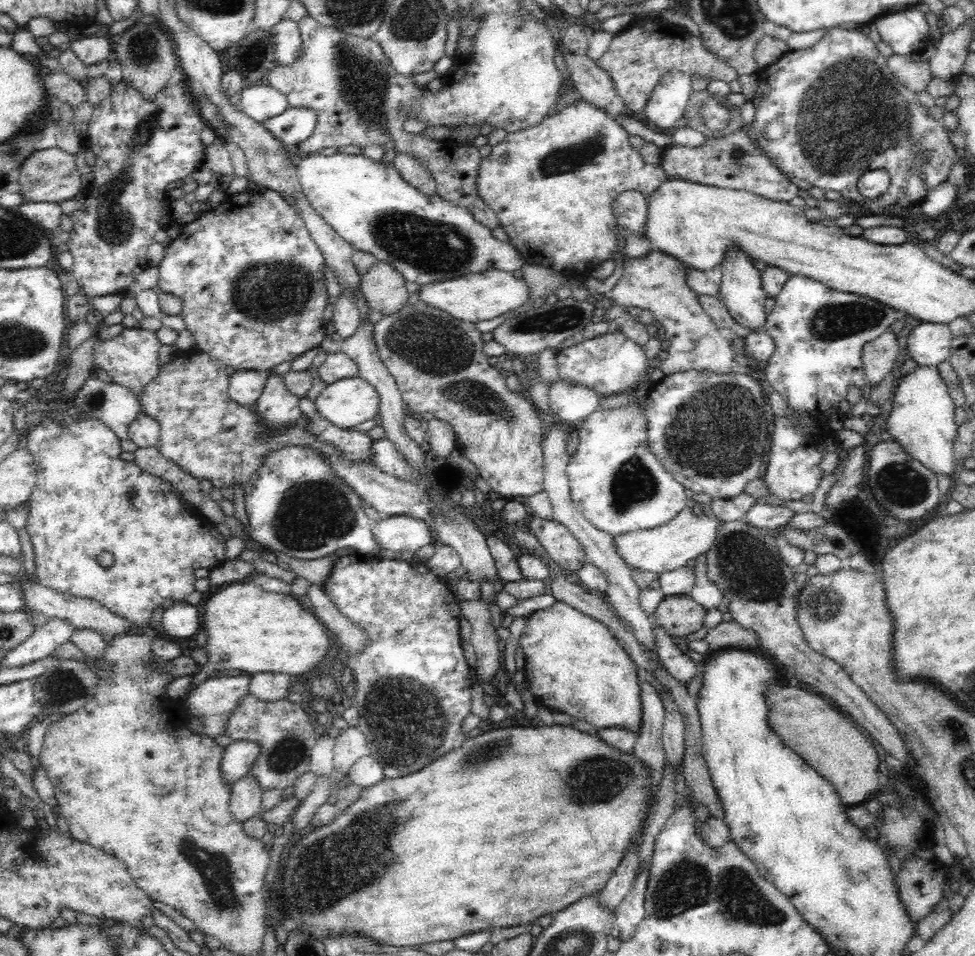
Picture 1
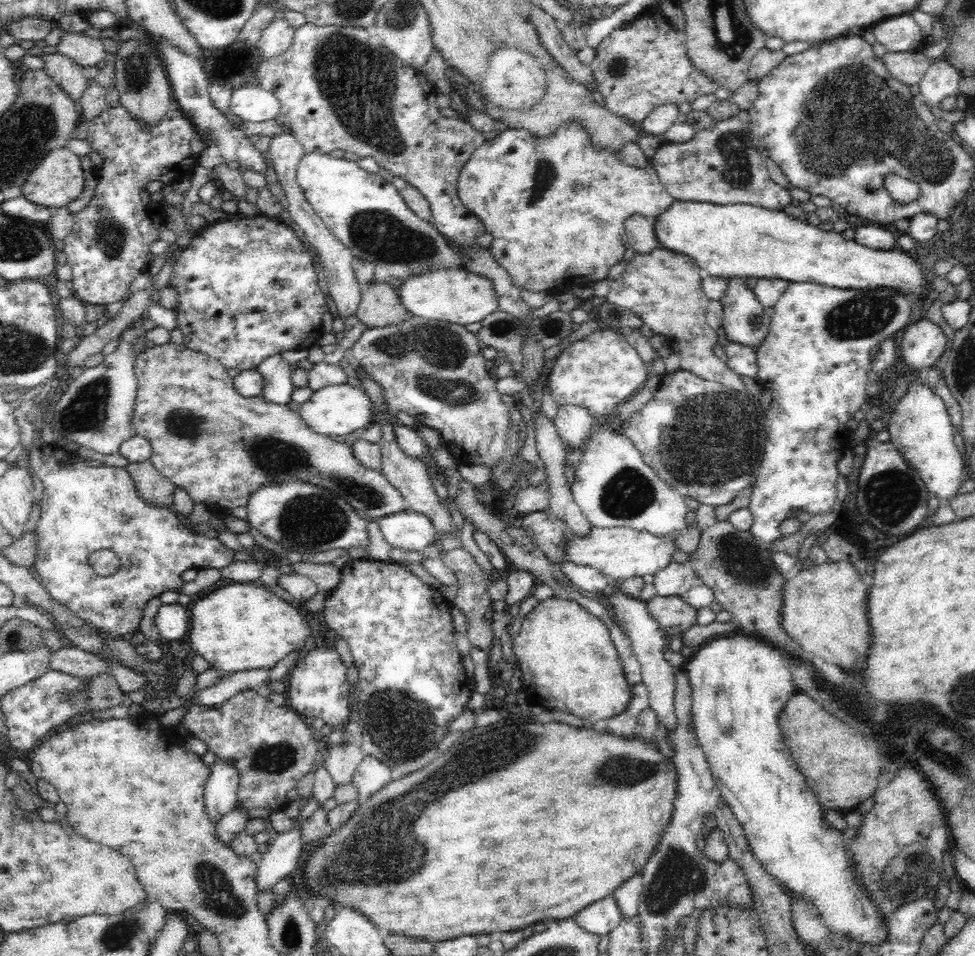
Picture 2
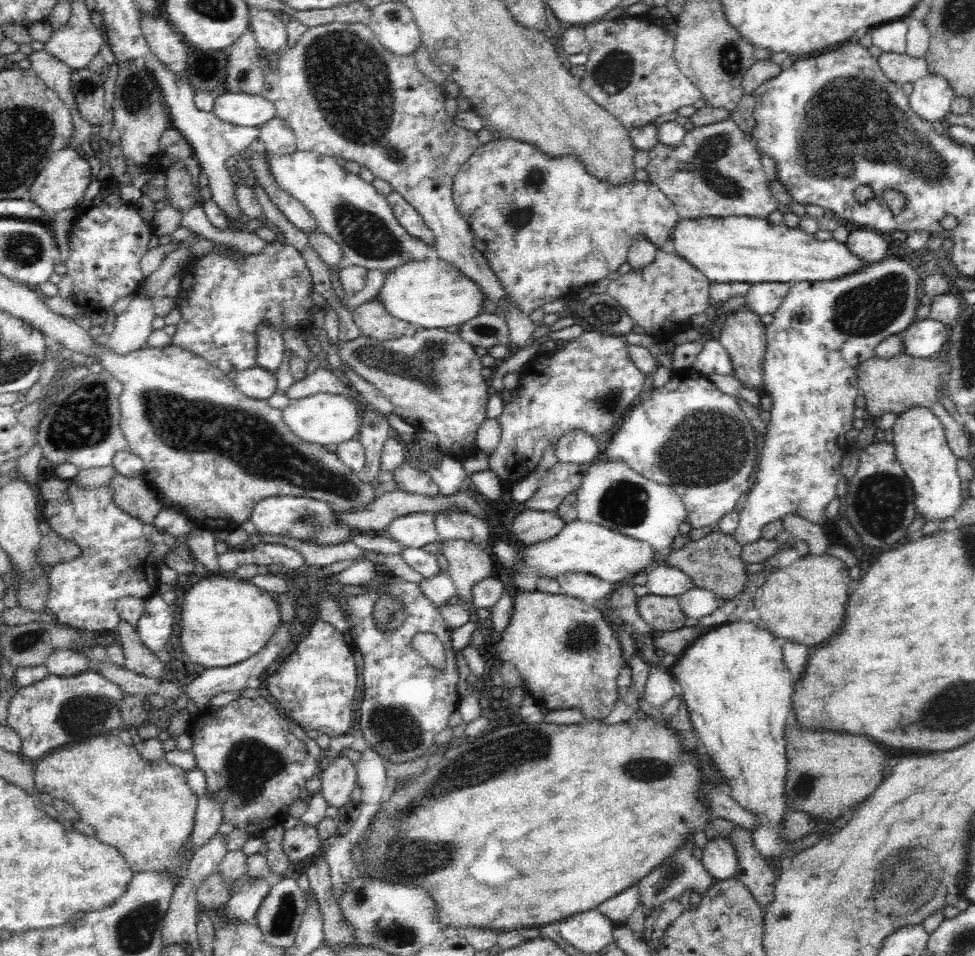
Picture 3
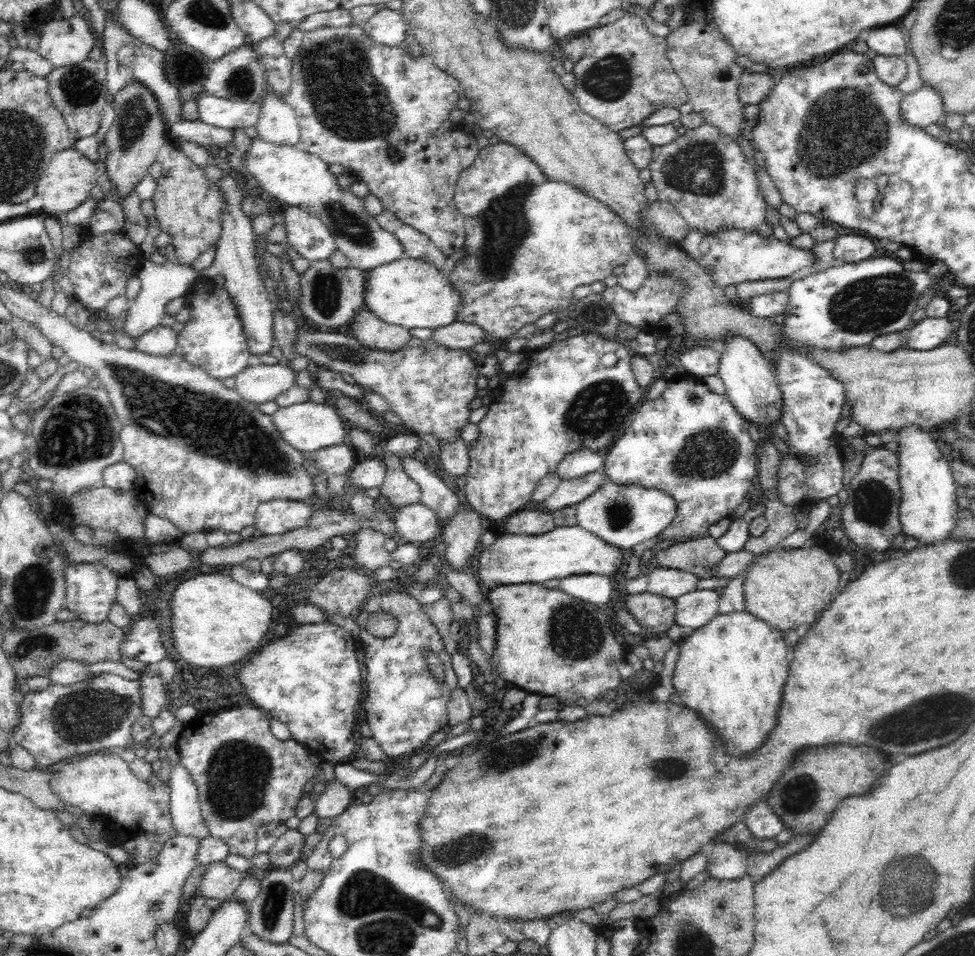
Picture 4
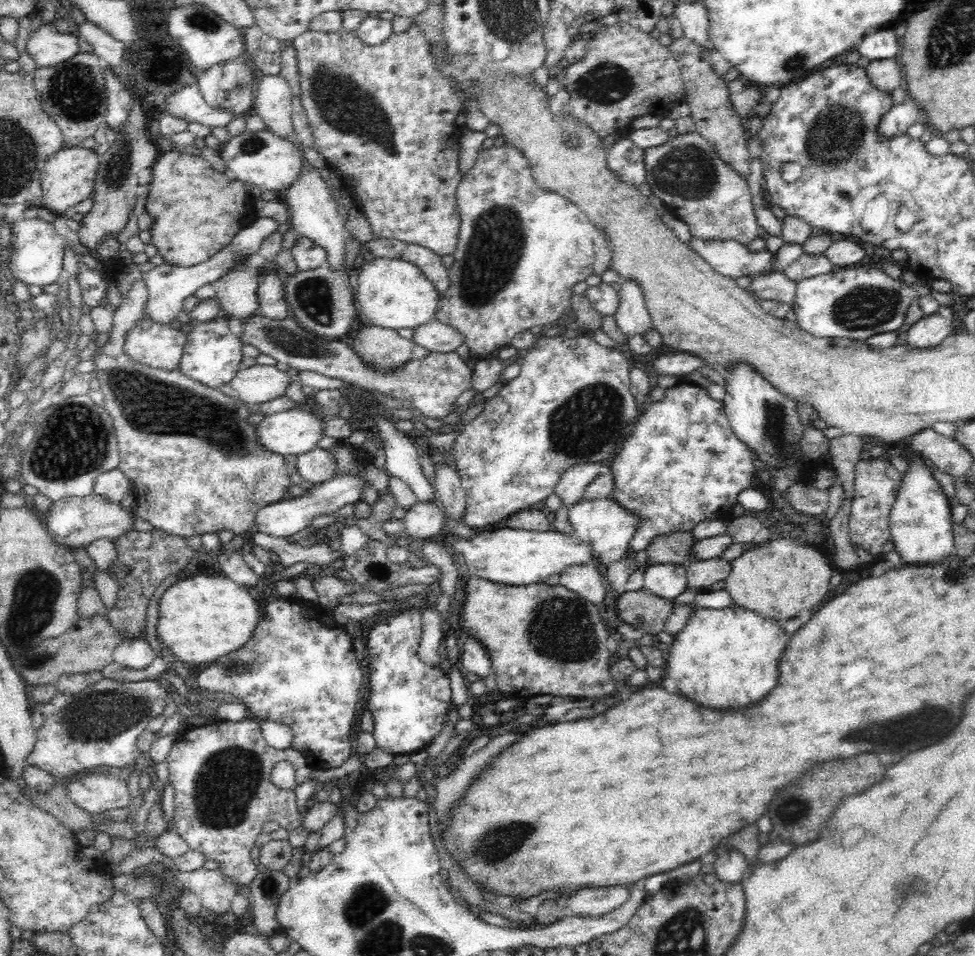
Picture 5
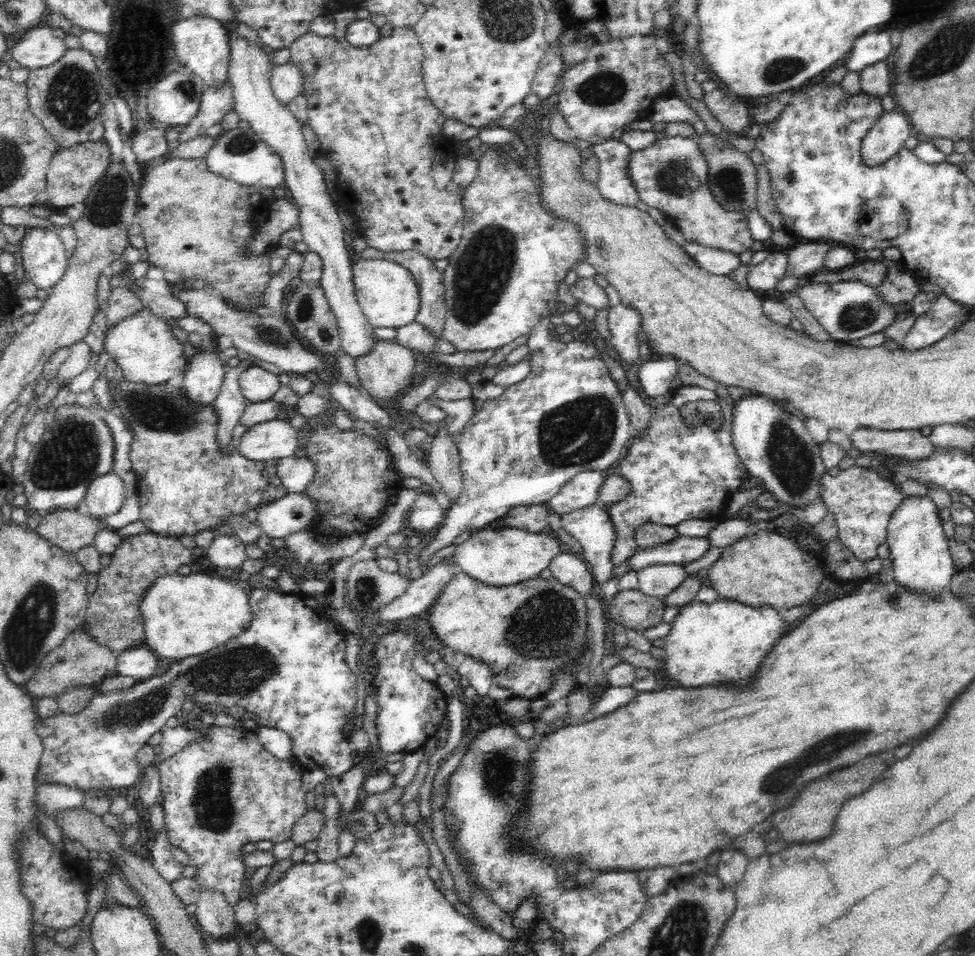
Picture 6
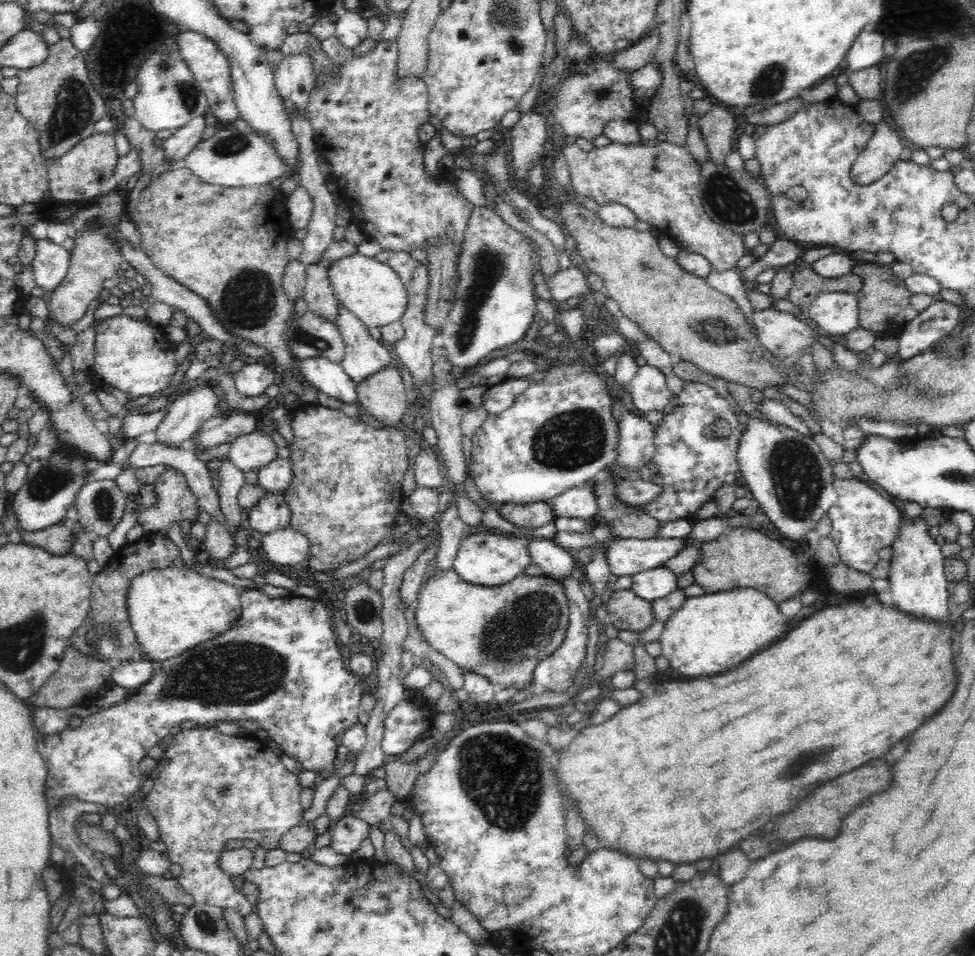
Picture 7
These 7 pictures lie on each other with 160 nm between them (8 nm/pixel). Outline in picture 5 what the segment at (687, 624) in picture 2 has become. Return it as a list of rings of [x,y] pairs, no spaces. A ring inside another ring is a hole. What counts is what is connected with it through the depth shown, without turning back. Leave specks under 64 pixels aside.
[[[644,590],[624,591],[617,598],[616,608],[620,620],[636,626],[645,633],[657,635],[664,630],[673,603],[667,598]]]

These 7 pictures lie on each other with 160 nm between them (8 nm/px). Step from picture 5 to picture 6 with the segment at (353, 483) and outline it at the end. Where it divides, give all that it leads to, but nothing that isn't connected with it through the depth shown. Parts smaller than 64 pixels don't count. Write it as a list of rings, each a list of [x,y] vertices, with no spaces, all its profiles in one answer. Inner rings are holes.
[[[288,493],[280,499],[265,502],[256,510],[257,526],[272,539],[309,529],[318,512],[314,501],[302,493]]]

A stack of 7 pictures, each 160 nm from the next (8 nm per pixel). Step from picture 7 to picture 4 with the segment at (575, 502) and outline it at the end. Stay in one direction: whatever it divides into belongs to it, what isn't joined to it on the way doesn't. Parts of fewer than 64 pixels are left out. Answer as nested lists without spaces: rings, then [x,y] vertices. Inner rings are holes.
[[[581,449],[568,454],[557,466],[560,480],[574,480],[598,469],[604,469],[605,460],[599,452]]]

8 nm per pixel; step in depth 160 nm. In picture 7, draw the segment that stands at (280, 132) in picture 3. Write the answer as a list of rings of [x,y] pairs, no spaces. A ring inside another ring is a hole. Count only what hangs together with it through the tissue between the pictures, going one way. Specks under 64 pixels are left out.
[[[306,51],[284,57],[275,68],[273,80],[282,99],[294,102],[296,107],[309,119],[307,104],[314,89],[314,64]]]

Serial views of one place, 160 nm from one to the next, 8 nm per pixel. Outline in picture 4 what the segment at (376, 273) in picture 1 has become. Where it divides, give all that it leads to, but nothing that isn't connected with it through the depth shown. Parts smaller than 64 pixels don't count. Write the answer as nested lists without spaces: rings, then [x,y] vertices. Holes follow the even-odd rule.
[[[367,307],[358,310],[358,314],[352,318],[348,326],[350,335],[356,338],[362,346],[382,352],[394,352],[394,350],[402,350],[404,346],[408,346],[411,338],[408,331],[409,329],[403,326],[382,322]]]

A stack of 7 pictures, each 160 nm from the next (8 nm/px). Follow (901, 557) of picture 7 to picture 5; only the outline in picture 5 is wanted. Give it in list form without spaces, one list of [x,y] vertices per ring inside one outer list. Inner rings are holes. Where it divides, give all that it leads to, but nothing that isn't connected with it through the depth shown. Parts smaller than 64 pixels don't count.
[[[912,455],[908,461],[909,469],[907,473],[901,476],[900,490],[894,501],[892,511],[890,512],[890,531],[891,541],[894,543],[895,551],[900,554],[902,564],[938,564],[950,554],[955,554],[955,544],[953,537],[952,506],[948,502],[948,497],[942,493],[938,481],[932,477],[930,471],[932,466],[926,464],[923,457]]]

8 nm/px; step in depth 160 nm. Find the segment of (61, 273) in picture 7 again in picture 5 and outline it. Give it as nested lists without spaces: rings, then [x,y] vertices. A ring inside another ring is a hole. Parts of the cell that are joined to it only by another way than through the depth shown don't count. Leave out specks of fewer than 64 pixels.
[[[38,217],[24,219],[11,224],[10,244],[13,251],[10,253],[9,268],[12,275],[27,285],[48,286],[56,283],[62,269],[62,257],[64,256],[64,239],[58,235],[52,223],[48,223]]]

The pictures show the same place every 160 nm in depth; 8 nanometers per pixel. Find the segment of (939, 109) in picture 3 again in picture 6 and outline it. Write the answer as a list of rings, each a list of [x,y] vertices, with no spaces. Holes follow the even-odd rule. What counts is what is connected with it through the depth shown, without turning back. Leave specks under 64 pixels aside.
[[[903,111],[885,112],[861,142],[860,156],[866,166],[878,166],[892,158],[910,138],[912,126]]]

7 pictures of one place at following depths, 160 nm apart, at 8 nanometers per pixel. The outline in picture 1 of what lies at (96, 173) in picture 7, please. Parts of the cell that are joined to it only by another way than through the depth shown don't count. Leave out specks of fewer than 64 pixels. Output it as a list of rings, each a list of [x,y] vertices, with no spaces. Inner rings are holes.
[[[59,147],[37,150],[30,154],[22,164],[20,186],[22,186],[20,193],[24,200],[31,203],[61,203],[86,190],[81,183],[81,173],[78,170],[75,155]]]

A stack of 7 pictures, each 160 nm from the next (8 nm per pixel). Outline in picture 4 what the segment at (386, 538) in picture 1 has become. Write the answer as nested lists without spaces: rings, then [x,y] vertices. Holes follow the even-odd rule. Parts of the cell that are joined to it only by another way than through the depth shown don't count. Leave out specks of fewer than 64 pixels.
[[[420,502],[400,507],[396,517],[394,537],[398,544],[426,542],[440,534],[441,530],[436,512]]]

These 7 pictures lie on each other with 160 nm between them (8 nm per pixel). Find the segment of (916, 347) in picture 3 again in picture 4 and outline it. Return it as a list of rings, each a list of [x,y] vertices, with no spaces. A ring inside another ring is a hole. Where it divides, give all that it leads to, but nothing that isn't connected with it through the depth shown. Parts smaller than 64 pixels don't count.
[[[924,318],[903,332],[904,346],[912,350],[932,350],[954,335],[956,323],[942,318]]]

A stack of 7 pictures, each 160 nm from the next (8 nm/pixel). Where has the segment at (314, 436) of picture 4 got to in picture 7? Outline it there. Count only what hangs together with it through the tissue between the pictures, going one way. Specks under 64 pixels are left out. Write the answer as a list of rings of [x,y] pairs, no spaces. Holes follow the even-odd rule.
[[[252,432],[245,436],[238,436],[230,446],[228,459],[244,472],[257,470],[278,458],[278,446],[272,441],[270,434]]]

